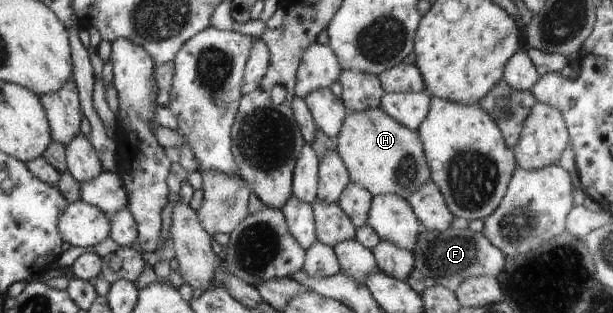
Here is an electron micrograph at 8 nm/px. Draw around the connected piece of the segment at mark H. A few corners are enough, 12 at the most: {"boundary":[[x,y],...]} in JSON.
{"boundary":[[381,107],[346,110],[350,181],[407,201],[431,179],[418,132]]}

